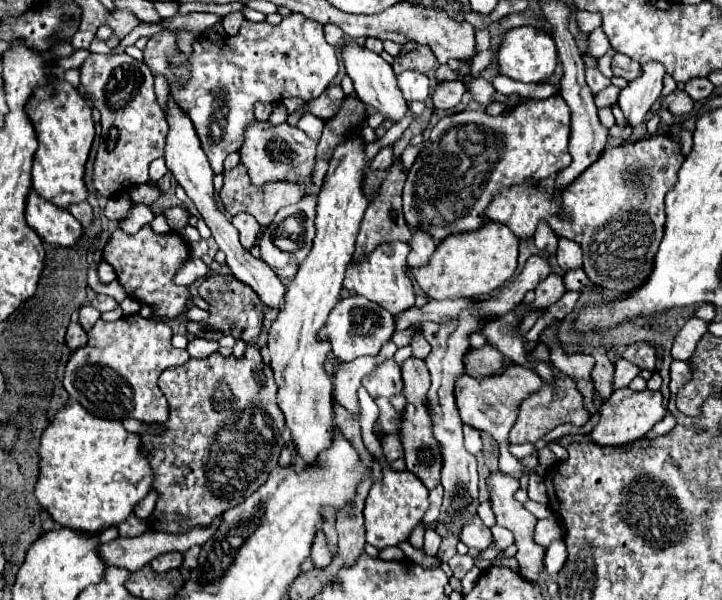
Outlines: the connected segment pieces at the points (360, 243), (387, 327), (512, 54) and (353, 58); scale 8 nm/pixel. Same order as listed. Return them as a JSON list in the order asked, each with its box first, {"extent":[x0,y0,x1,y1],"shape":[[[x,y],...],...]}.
[{"extent":[353,159,411,261],"shape":[[[397,159],[393,163],[393,167],[389,169],[389,175],[385,177],[379,193],[371,199],[371,203],[365,211],[365,217],[361,221],[361,229],[359,229],[359,235],[357,235],[357,245],[355,245],[353,259],[357,259],[357,261],[365,259],[381,243],[389,243],[389,241],[407,243],[411,239],[411,229],[407,227],[407,223],[403,219],[403,211],[401,211],[401,191],[403,191],[405,179],[407,179],[407,171],[403,169],[401,159]]]},{"extent":[319,295,395,361],"shape":[[[351,295],[347,299],[341,299],[335,309],[331,309],[331,317],[327,319],[327,325],[319,331],[319,341],[331,343],[331,353],[337,361],[353,361],[363,355],[377,355],[381,345],[393,337],[395,323],[393,315],[387,313],[383,307],[375,305],[373,301],[367,301],[365,297]]]},{"extent":[497,27,557,83],"shape":[[[517,27],[503,35],[497,51],[497,73],[521,83],[543,83],[547,81],[557,67],[557,49],[547,31],[535,27]]]},{"extent":[341,41,409,121],"shape":[[[351,41],[351,43],[345,43],[345,45],[341,47],[341,57],[343,57],[343,63],[345,63],[345,71],[347,71],[347,75],[349,75],[351,81],[353,81],[357,99],[363,101],[369,109],[387,115],[391,121],[399,121],[399,119],[409,111],[407,101],[403,99],[403,93],[401,93],[399,87],[397,87],[395,73],[393,73],[393,69],[391,69],[391,65],[385,63],[377,53],[373,53],[373,51],[369,51],[369,49],[361,47],[359,43]]]}]

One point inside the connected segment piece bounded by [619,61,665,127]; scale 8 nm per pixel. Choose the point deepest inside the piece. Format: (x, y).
(635, 100)

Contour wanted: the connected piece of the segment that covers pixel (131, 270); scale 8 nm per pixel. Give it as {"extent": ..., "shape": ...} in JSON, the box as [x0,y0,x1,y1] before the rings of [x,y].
{"extent":[103,225,191,317],"shape":[[[145,225],[137,235],[127,235],[121,229],[117,229],[103,249],[103,261],[107,261],[115,269],[117,279],[129,293],[129,297],[149,303],[157,317],[177,317],[185,313],[191,295],[187,287],[177,287],[173,283],[173,277],[187,259],[189,247],[175,231],[167,235],[155,235],[149,225]]]}

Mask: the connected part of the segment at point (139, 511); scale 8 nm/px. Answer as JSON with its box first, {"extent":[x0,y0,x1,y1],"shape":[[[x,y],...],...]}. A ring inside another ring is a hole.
{"extent":[135,491,157,521],"shape":[[[151,491],[145,499],[141,499],[137,505],[135,505],[135,515],[137,515],[137,519],[141,519],[141,521],[145,521],[149,515],[151,515],[151,511],[153,511],[153,505],[155,505],[155,499],[157,499],[157,495],[155,495],[155,491]]]}

